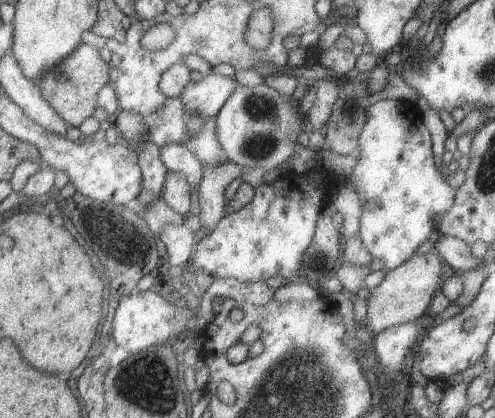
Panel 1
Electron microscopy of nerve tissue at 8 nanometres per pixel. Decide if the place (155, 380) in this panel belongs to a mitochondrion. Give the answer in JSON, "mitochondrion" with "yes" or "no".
{"mitochondrion":"yes"}

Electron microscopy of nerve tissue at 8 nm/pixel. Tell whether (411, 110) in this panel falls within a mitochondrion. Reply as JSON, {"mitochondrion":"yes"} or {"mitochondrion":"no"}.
{"mitochondrion":"no"}

